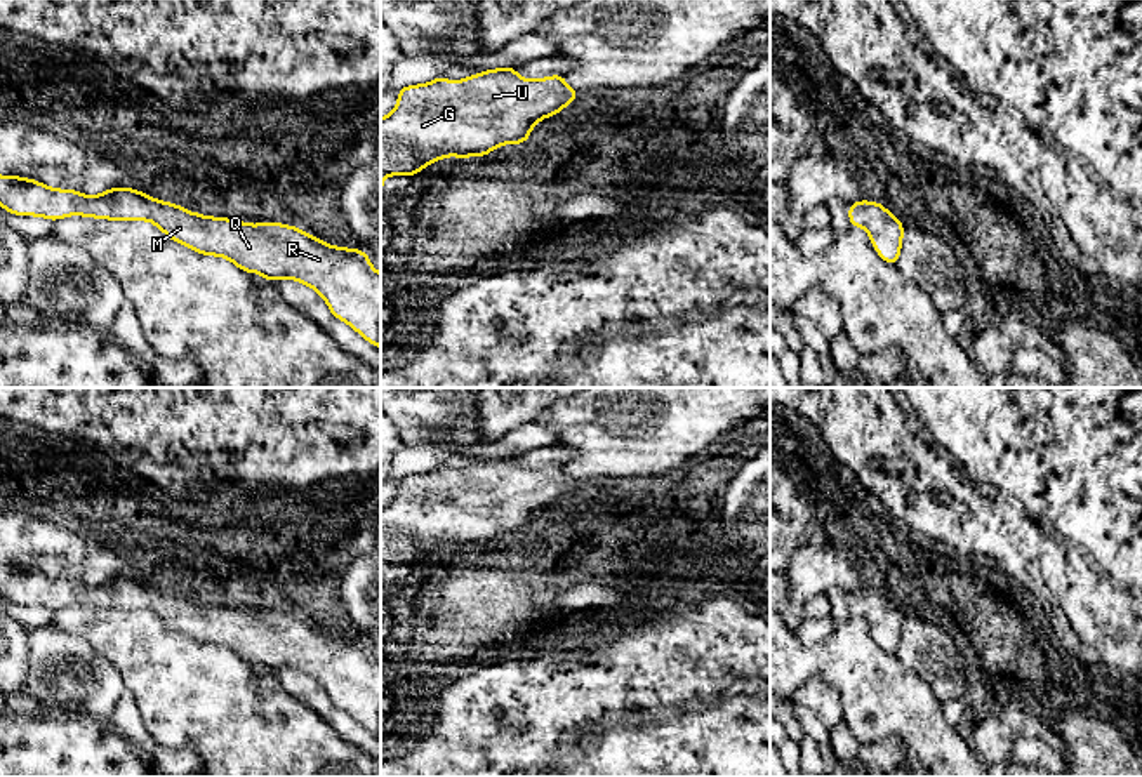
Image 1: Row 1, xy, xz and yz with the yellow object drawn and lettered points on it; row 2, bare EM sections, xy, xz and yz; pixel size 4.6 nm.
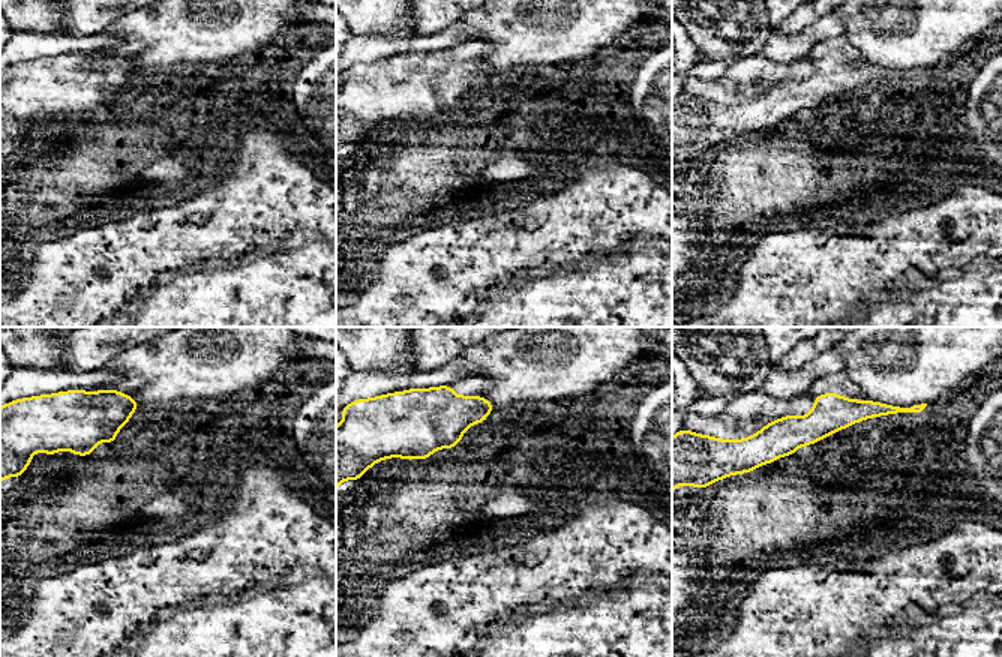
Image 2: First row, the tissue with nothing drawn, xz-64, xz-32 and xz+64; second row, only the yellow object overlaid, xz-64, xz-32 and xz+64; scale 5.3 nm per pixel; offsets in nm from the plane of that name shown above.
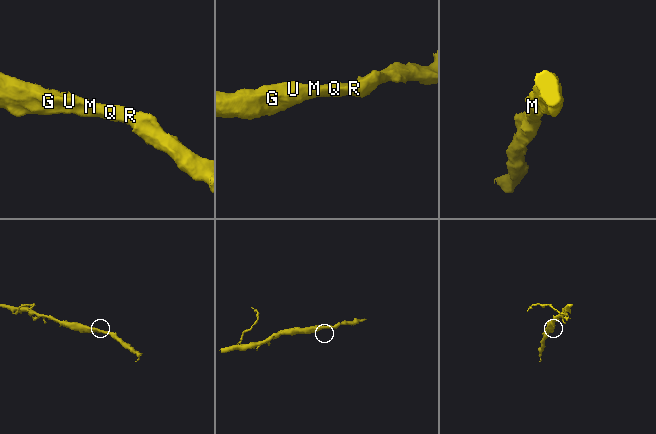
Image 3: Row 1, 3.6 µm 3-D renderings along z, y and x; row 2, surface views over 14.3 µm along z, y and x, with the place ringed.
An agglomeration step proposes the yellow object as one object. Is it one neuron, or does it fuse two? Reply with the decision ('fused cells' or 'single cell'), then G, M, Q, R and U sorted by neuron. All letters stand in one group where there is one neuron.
single cell; G M Q R U

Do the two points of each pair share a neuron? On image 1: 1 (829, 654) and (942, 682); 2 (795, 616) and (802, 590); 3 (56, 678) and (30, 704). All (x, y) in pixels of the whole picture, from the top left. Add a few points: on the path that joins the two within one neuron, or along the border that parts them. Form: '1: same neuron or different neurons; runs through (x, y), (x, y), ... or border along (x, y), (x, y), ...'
1: different neurons; border along (894, 654), (929, 685), (941, 703)
2: different neurons; border along (788, 597), (800, 607)
3: different neurons; border along (21, 692), (54, 713)

